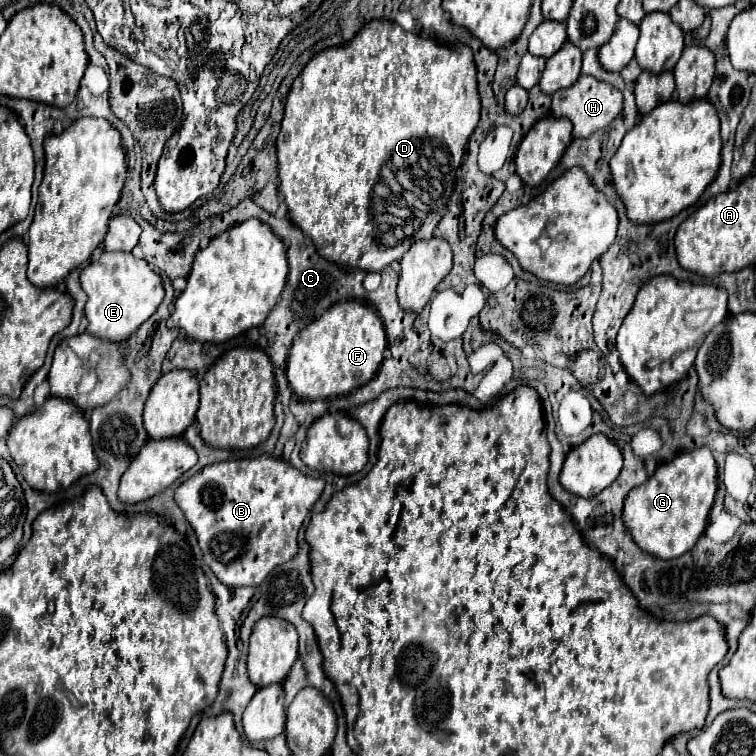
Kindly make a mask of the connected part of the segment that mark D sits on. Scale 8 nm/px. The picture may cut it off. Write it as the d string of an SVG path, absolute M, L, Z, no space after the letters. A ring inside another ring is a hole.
M386 19L366 23L346 45L324 49L322 53L312 57L290 87L282 117L282 129L280 129L282 135L278 135L278 151L276 151L278 179L280 179L278 191L282 193L284 203L288 205L290 219L306 237L310 237L316 251L324 259L344 267L382 271L392 261L400 261L406 249L416 239L430 239L434 235L434 227L446 213L446 203L454 189L456 171L462 163L466 143L474 133L478 119L480 119L480 97L476 91L476 65L468 45L460 45L456 49L440 45L434 39L422 39L418 33L406 33L400 29L400 25Z

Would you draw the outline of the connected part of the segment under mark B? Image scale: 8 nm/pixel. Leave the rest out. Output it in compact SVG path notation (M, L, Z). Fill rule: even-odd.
M260 455L208 465L174 493L196 531L204 563L226 587L258 587L272 569L296 555L298 531L324 491L324 479L308 477L284 459Z

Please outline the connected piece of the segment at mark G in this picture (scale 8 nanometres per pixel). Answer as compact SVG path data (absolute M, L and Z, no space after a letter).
M696 447L692 451L684 451L676 455L672 461L662 463L644 485L638 485L636 489L628 493L624 501L624 525L628 533L632 535L634 543L646 553L660 557L660 559L680 557L682 553L692 549L692 545L696 545L696 541L704 533L716 489L718 489L718 473L716 473L712 451L708 447Z

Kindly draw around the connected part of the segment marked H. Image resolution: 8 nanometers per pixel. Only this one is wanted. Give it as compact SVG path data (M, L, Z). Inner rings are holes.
M582 75L572 87L560 89L552 95L552 115L568 117L574 125L574 131L572 131L574 137L590 137L594 131L608 127L620 115L622 103L624 103L624 97L614 85L608 85L606 81L600 81L592 75Z

